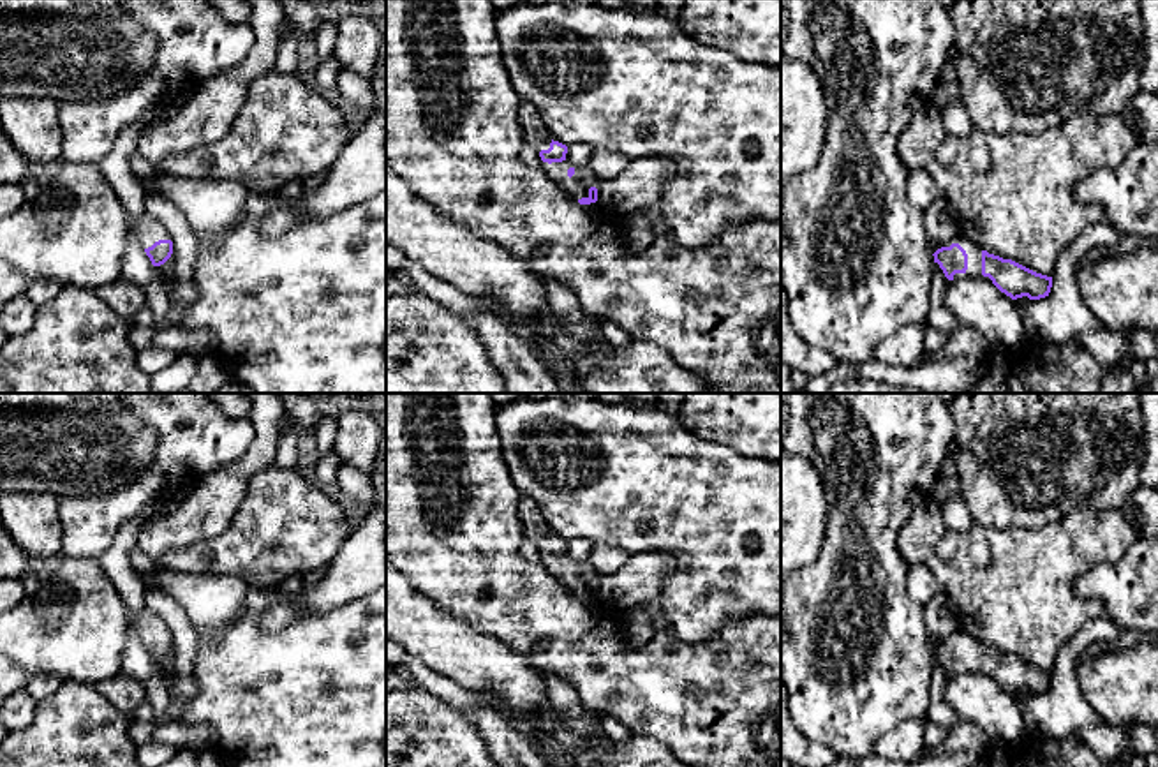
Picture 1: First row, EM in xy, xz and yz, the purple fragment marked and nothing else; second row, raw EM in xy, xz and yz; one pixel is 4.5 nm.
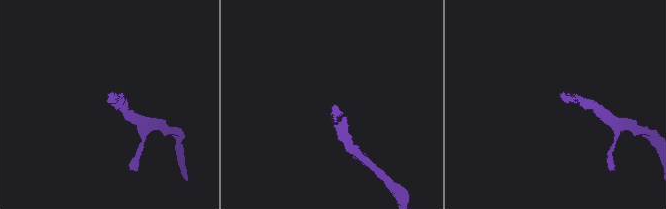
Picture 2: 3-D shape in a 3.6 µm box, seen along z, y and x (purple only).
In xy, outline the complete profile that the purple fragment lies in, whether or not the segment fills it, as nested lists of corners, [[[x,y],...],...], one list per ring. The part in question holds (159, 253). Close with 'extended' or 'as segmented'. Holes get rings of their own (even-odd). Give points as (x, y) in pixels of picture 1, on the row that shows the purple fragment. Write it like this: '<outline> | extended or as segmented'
[[[148,213],[129,224],[153,266],[164,264],[173,254],[173,242],[166,227]]] | extended

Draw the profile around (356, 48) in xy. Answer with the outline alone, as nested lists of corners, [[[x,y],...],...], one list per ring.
[[[345,16],[337,25],[335,56],[344,71],[349,71],[367,83],[374,78],[379,56],[381,32],[365,16]]]

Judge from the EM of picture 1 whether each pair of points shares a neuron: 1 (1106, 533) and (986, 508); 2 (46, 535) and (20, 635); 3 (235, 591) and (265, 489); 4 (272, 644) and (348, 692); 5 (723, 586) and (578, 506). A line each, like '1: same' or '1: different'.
1: different
2: different
3: different
4: same
5: same

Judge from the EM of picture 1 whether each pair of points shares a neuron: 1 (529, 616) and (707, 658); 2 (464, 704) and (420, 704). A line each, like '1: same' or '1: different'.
1: same
2: different

